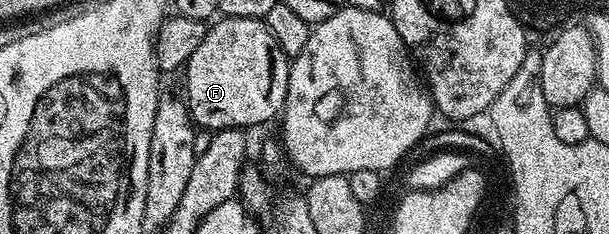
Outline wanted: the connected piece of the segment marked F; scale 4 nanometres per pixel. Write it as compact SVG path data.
M237 16L217 19L186 65L186 99L195 123L201 129L248 130L251 124L277 119L288 93L289 67L290 57L278 46L264 20Z

